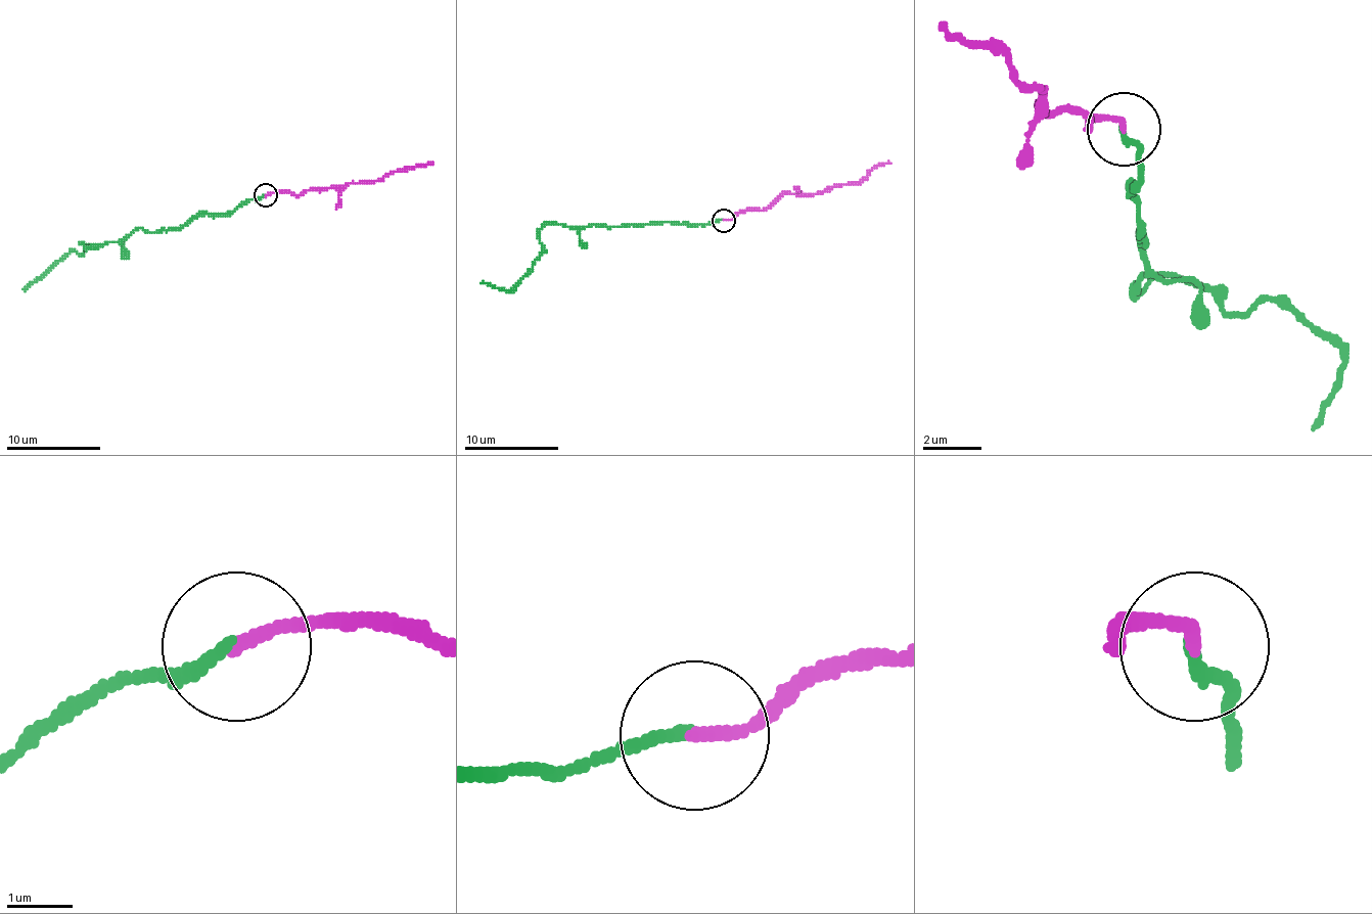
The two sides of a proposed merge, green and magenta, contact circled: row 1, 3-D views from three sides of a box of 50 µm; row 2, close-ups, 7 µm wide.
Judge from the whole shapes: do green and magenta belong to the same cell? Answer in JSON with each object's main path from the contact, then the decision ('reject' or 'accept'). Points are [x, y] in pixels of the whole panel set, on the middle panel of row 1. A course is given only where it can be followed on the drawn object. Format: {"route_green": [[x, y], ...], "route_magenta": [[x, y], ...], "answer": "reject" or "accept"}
{"route_green": [[723, 220], [699, 224], [655, 222], [612, 227], [546, 224], [540, 231], [540, 257], [509, 290], [481, 283]], "route_magenta": [[723, 220], [733, 220], [746, 210], [770, 208], [784, 193], [829, 191], [860, 182], [874, 168], [890, 163]], "answer": "accept"}

